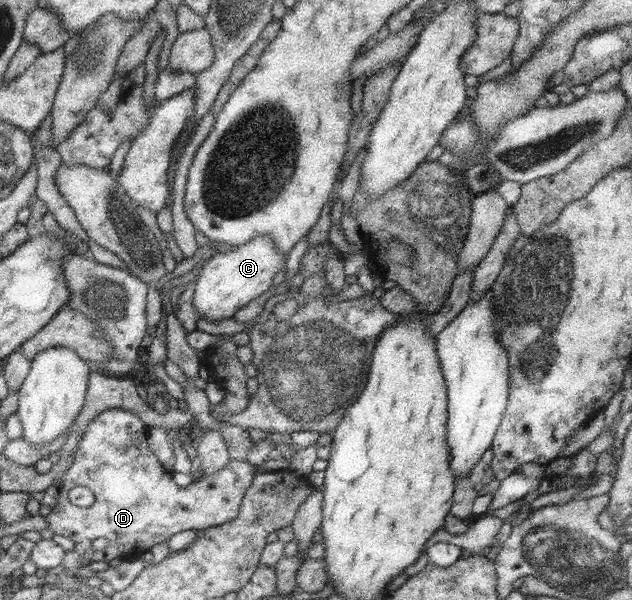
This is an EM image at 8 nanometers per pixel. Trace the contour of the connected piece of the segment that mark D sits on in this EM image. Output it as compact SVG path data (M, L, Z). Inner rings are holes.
M121 408L103 410L86 425L85 432L80 438L77 450L75 450L72 464L68 470L64 472L64 476L61 478L62 482L59 487L58 500L54 507L51 508L50 512L44 516L46 523L48 523L48 530L51 530L53 534L66 536L66 538L74 541L74 547L71 550L66 551L62 557L61 563L62 568L64 569L62 576L67 575L68 577L76 578L76 570L81 567L80 563L83 558L87 558L89 562L98 562L101 560L104 562L114 563L122 558L135 556L147 557L148 549L151 546L154 546L154 544L158 544L159 542L167 541L168 538L170 538L171 535L176 534L176 532L182 532L182 530L208 529L210 526L222 525L230 520L234 521L234 518L238 515L240 501L242 501L242 497L244 497L244 493L246 493L246 489L250 487L252 477L254 477L254 469L252 465L248 464L246 461L241 462L228 460L228 463L222 467L222 469L218 470L218 473L214 473L210 476L197 476L191 484L186 486L186 488L180 488L180 486L176 486L176 484L172 481L172 472L168 472L168 470L160 466L158 460L154 457L154 454L152 454L146 446L147 430L148 426L146 426L135 414L128 412L127 410L122 410ZM76 486L88 488L88 490L92 492L92 496L94 496L94 503L92 503L92 506L89 508L78 508L68 502L68 490L70 490L70 488L75 488Z

